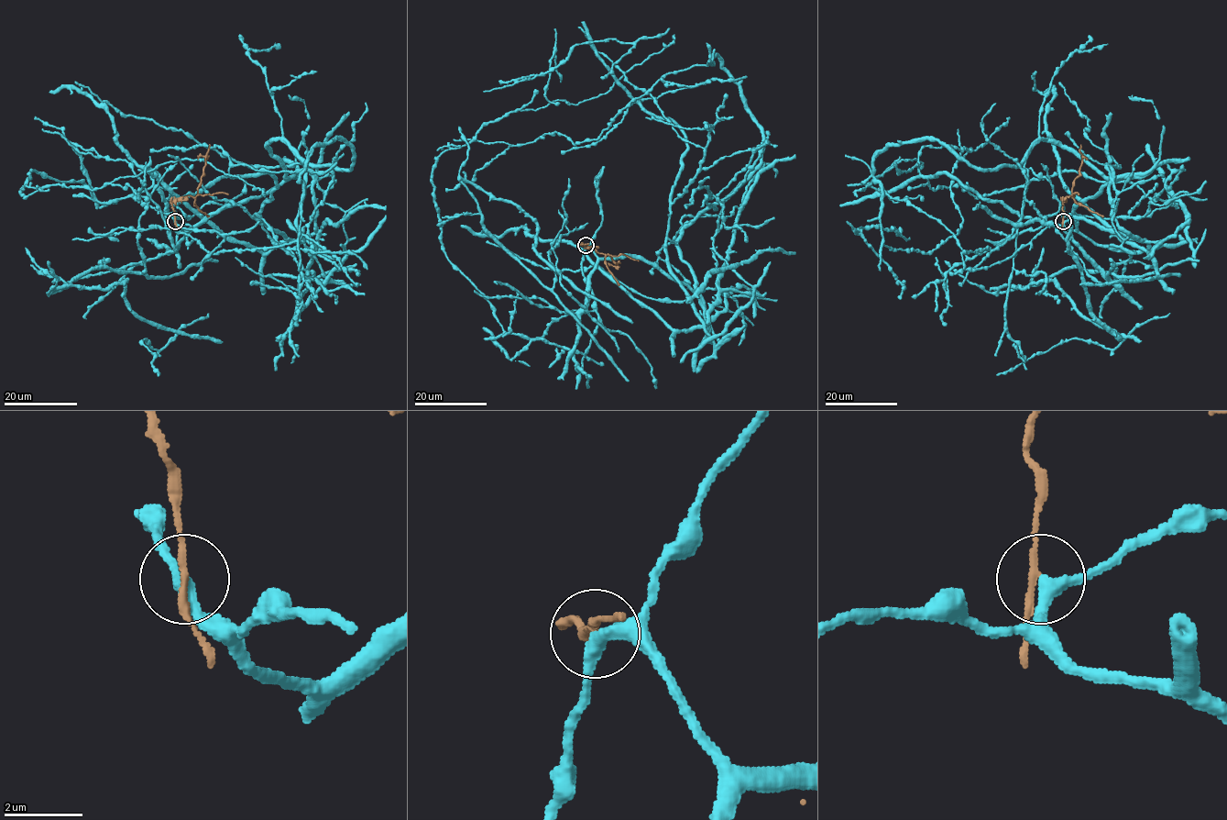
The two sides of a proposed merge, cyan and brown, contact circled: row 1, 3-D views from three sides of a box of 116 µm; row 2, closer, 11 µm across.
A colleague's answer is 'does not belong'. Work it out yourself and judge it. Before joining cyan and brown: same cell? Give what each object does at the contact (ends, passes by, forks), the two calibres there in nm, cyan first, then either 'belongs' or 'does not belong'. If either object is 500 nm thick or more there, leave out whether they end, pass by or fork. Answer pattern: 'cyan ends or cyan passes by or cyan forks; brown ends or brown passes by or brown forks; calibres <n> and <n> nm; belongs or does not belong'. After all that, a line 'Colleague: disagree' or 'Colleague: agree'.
cyan passes by; brown passes by; calibres 320 and 180 nm; does not belong
Colleague: agree

